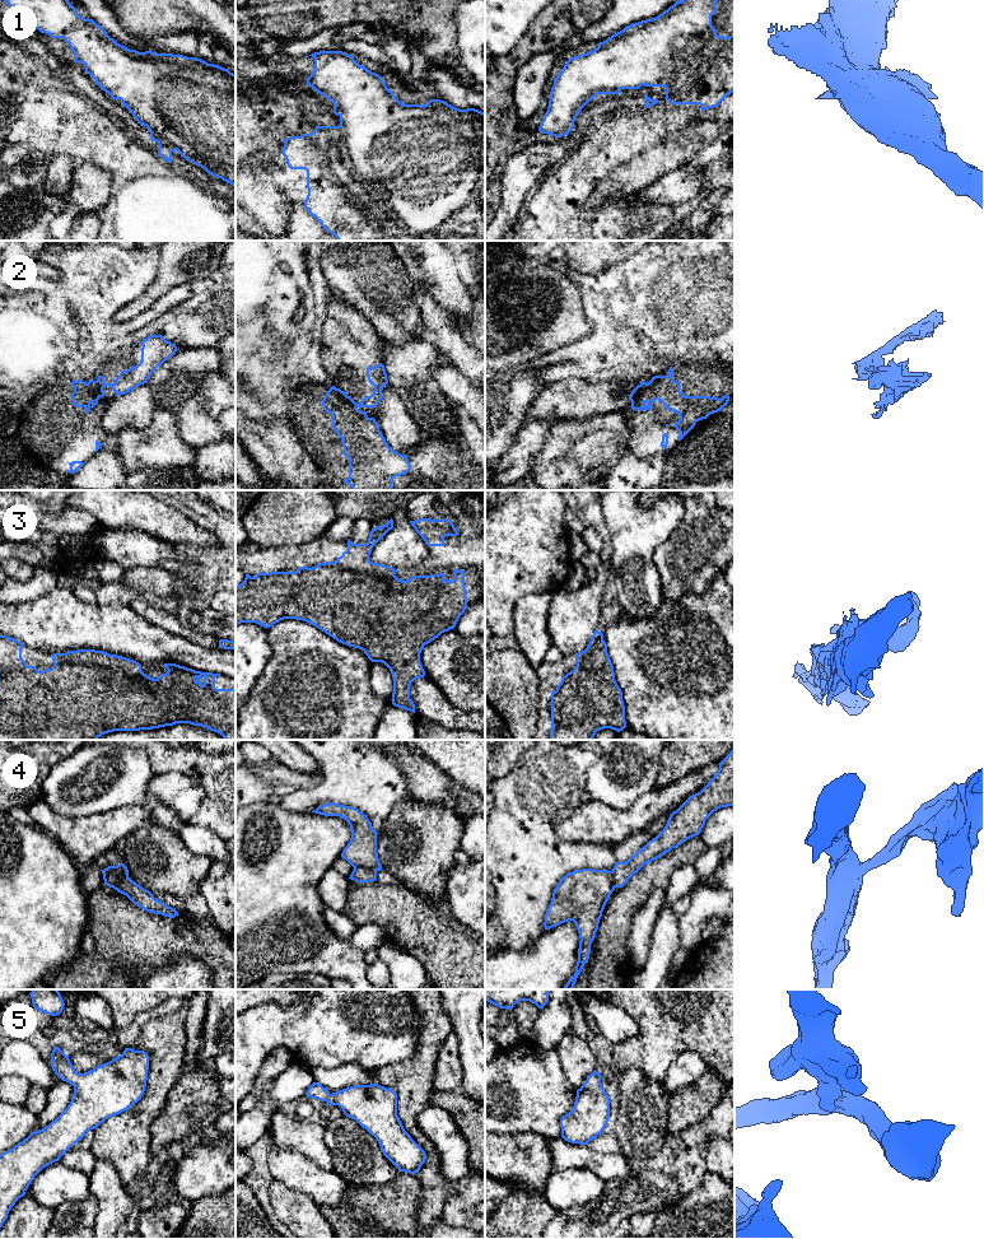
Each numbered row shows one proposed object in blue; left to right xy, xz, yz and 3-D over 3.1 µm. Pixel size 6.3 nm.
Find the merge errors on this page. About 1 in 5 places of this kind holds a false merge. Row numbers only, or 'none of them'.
2, 4

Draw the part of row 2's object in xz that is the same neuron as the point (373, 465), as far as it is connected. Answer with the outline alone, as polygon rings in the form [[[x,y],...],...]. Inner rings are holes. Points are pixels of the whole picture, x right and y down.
[[[335,386],[326,392],[322,406],[326,413],[331,414],[332,428],[344,446],[342,455],[349,458],[349,478],[344,483],[349,484],[351,490],[392,490],[393,479],[411,470],[407,456],[388,446],[376,419],[342,402]]]

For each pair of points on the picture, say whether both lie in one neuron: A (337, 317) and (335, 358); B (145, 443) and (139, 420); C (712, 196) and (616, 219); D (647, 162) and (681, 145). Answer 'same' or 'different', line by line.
A: same
B: different
C: same
D: same

